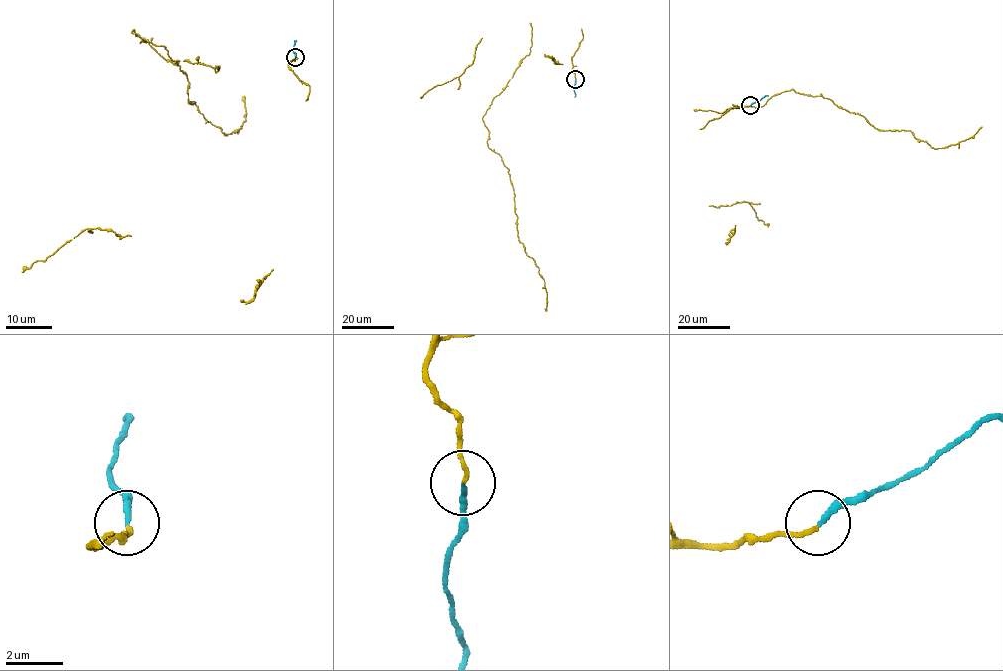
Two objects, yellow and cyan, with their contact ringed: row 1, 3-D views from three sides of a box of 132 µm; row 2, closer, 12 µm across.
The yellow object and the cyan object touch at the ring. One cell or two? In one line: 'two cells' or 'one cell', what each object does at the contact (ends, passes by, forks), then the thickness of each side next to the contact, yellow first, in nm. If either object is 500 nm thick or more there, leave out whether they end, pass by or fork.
one cell; yellow ends; cyan ends; calibres 120 and 190 nm

